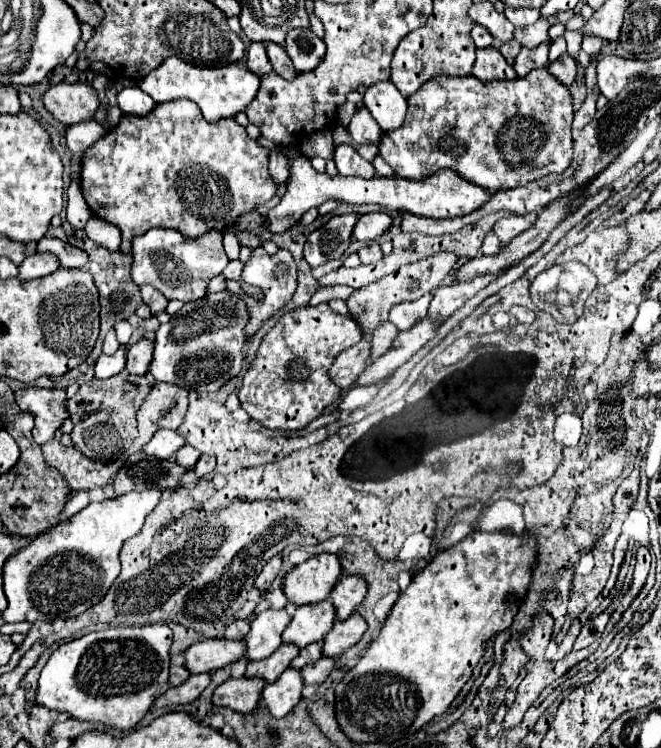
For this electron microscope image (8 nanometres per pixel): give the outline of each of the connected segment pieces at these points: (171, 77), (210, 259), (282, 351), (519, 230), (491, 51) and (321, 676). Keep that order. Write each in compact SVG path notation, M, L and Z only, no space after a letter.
M167 58L157 70L153 70L153 74L149 74L141 82L141 88L157 104L177 100L177 98L193 100L201 108L205 120L217 122L221 118L229 118L245 110L249 102L253 102L259 84L261 84L261 78L241 64L229 64L225 68L197 68L179 58Z
M153 228L141 238L133 238L131 278L139 286L143 284L153 286L167 300L191 302L191 300L205 298L209 280L219 276L229 262L221 238L223 238L221 232L209 232L197 240L189 240L189 238L181 238L177 230Z
M329 304L303 306L287 312L265 334L255 360L245 372L239 402L241 408L263 428L303 430L323 414L325 408L341 400L343 390L329 378L329 366L335 358L361 342L361 330L355 320L337 316Z
M529 212L525 216L509 216L499 220L493 226L493 234L503 242L509 244L515 236L523 234L525 230L529 230L529 226L533 226L533 222L537 222L537 212Z
M483 48L477 50L477 60L473 66L473 76L477 76L479 80L505 80L505 78L515 78L515 70L513 66L507 64L507 60L501 56L501 52L497 48Z
M323 656L321 660L311 662L309 666L303 666L301 668L301 674L303 674L305 684L309 686L309 684L321 684L321 682L325 682L327 676L331 674L331 670L335 668L335 662L337 662L337 658Z

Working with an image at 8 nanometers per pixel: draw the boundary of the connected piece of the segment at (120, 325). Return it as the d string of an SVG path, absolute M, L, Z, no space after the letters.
M127 320L117 322L117 326L115 326L115 334L117 334L119 344L125 346L125 344L129 342L129 338L131 338L131 326L129 326L129 322L127 322Z

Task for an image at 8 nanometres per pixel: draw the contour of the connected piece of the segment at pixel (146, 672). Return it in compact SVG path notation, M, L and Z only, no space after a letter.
M151 624L151 626L131 626L131 628L107 628L65 642L51 654L45 668L41 670L35 700L37 704L47 706L51 710L69 712L77 720L107 724L119 730L131 730L151 710L155 698L159 698L171 688L169 686L171 638L173 632L169 626Z

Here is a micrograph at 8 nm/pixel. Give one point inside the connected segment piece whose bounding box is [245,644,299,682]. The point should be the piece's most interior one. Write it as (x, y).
(270, 669)

